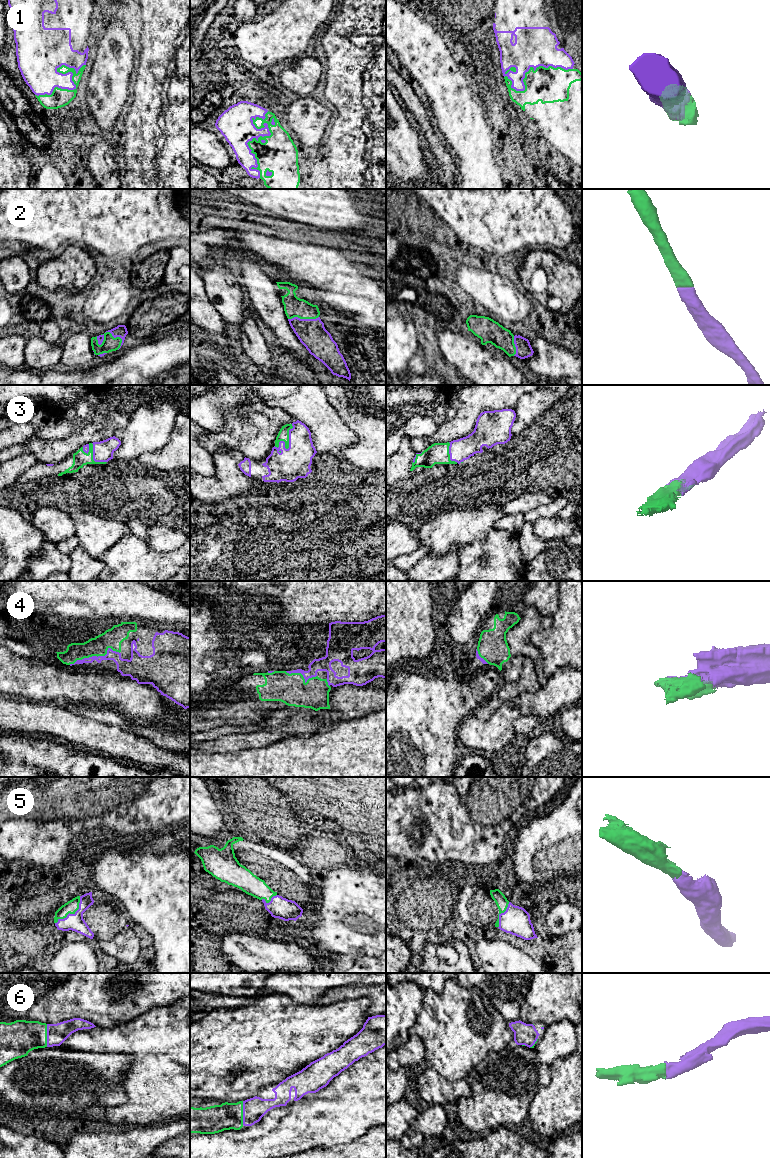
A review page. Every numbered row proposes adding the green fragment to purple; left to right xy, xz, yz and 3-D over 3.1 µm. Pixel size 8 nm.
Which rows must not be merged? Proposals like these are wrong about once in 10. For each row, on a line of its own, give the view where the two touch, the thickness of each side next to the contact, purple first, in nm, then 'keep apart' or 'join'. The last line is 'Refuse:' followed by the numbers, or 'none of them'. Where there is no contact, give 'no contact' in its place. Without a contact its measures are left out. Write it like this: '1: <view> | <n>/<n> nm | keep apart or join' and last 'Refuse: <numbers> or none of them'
1: xz | 280/300 nm | join
2: xy | 100/120 nm | join
3: xz | 260/90 nm | join
4: xy | 120/160 nm | join
5: xy | 140/100 nm | join
6: xz | 180/220 nm | join
Refuse: none of them

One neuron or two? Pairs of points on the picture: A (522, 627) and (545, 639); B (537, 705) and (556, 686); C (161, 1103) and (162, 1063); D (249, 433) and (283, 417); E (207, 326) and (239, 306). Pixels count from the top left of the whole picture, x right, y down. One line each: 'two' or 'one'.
A: two
B: one
C: one
D: one
E: two

